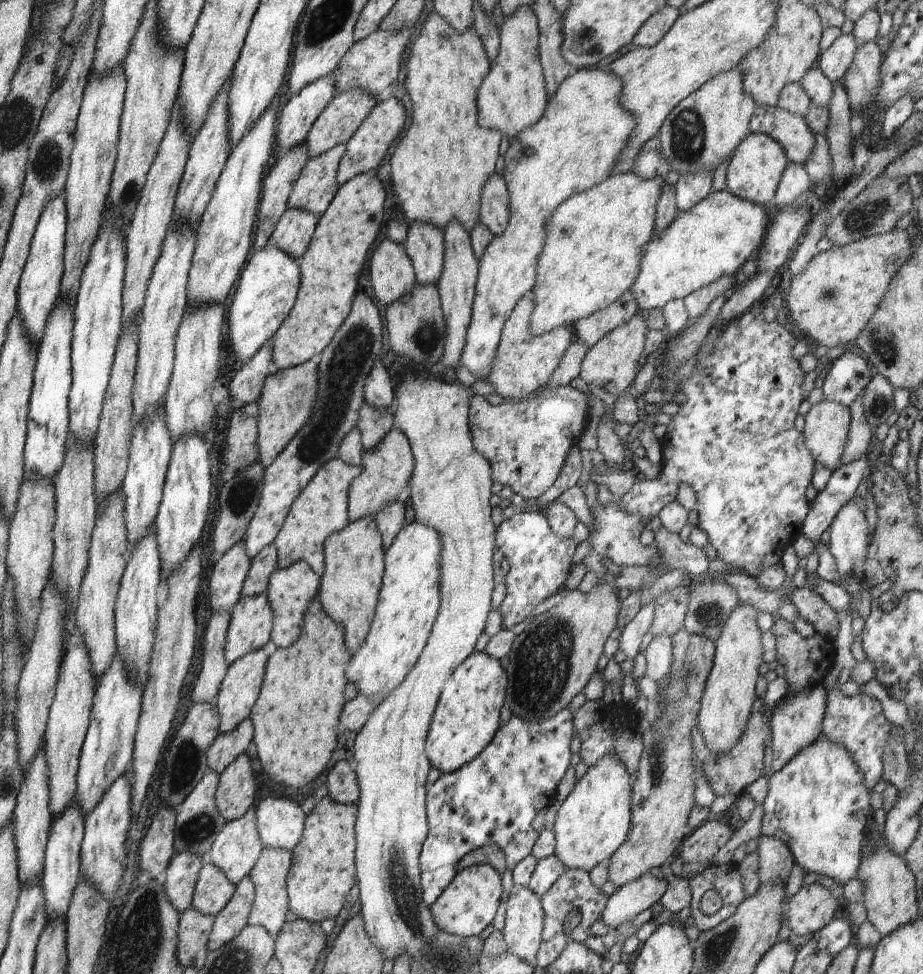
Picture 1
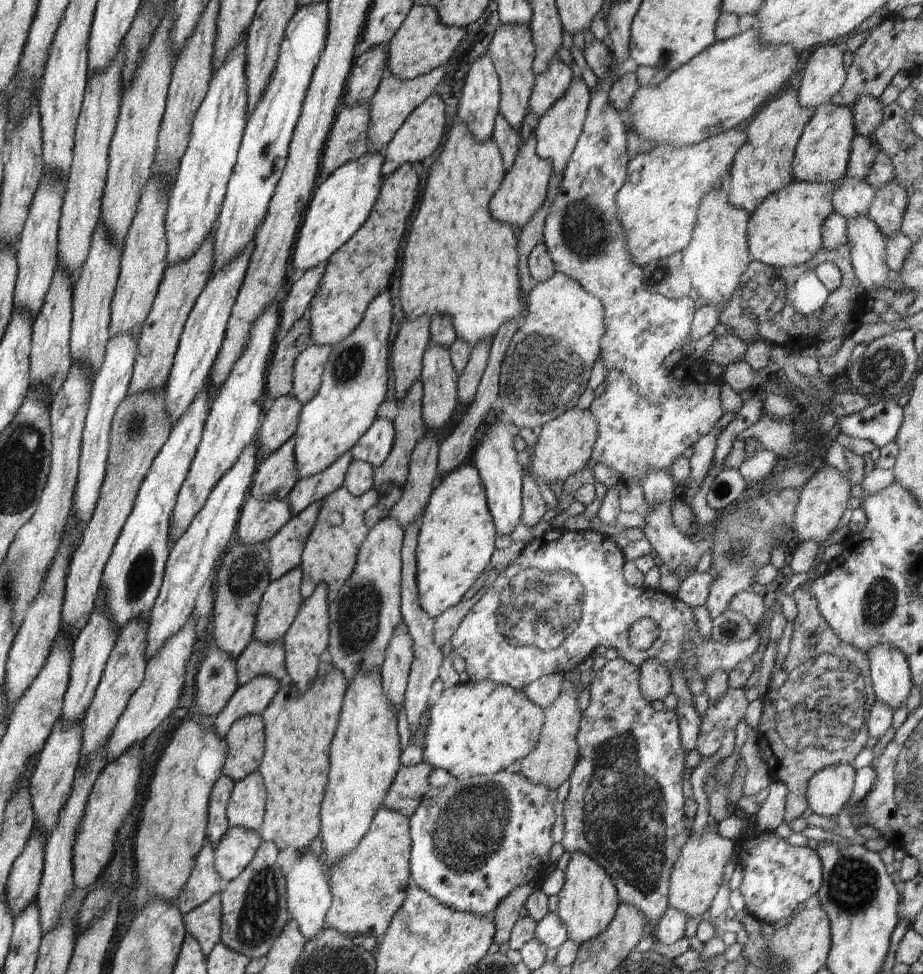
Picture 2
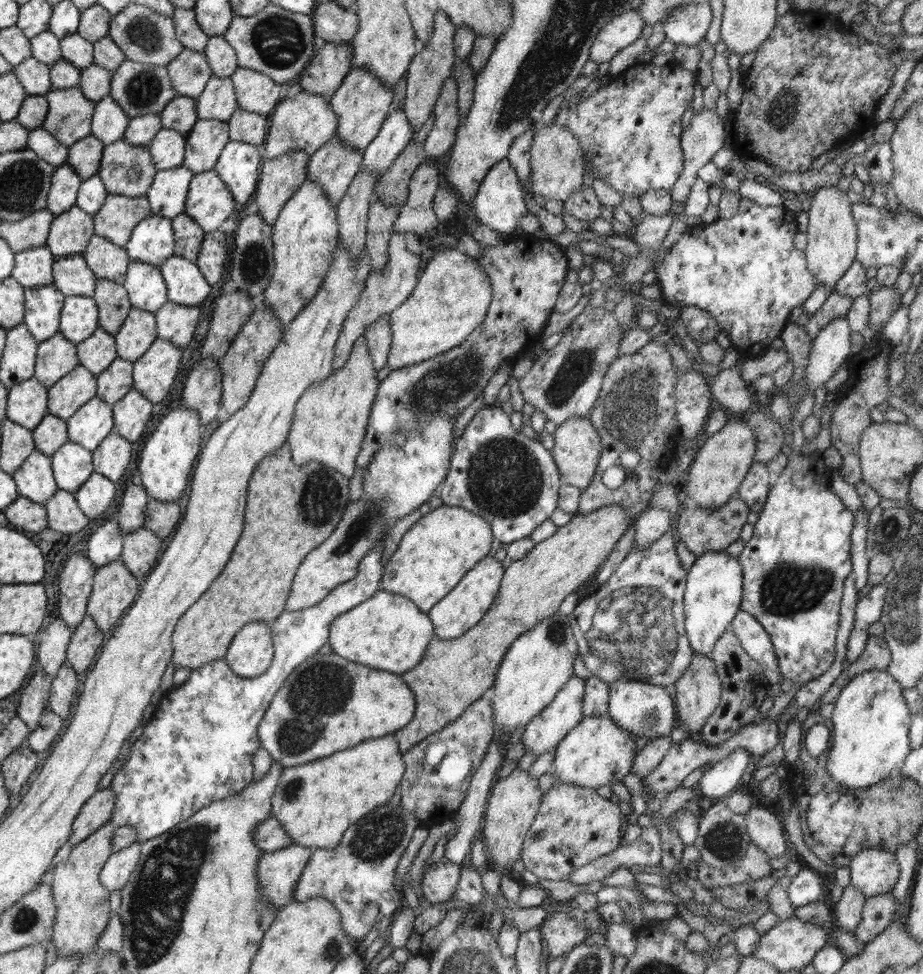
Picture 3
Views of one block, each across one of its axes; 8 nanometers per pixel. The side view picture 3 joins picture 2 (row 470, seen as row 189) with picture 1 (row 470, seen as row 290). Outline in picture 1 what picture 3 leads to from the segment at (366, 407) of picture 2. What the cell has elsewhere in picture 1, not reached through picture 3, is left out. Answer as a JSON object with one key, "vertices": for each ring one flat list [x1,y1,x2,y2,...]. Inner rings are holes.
{"vertices":[[360,289,353,298,346,320,319,355,317,399,312,416,276,460,264,469,261,499,243,536,245,551,251,560,275,541,294,499,321,466,337,457,342,439,356,428,359,410,365,401,365,380,383,352,382,336,382,316,372,299]]}

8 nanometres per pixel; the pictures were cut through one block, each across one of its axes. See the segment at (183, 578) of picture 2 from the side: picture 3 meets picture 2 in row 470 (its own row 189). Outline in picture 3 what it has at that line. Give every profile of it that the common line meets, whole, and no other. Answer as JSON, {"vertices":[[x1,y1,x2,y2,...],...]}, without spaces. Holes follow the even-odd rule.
{"vertices":[[243,141,228,142,213,168,240,208,256,190,263,164,259,148]]}

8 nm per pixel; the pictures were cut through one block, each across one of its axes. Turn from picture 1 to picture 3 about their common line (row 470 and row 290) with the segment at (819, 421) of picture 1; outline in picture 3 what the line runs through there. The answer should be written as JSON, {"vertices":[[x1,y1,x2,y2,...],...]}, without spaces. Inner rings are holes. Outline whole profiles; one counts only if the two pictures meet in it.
{"vertices":[[835,185,820,187,811,198,809,223,807,226,806,255,807,267,820,284,826,284,834,293,836,284,855,260,857,253,857,224,851,211,851,203,846,193]]}

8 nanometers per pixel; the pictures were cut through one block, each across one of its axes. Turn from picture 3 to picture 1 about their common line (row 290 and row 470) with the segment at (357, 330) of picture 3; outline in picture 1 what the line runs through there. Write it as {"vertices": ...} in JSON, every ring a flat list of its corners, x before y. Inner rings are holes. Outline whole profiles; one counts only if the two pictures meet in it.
{"vertices":[[390,429,377,444,377,447,374,447,371,451,364,450,360,464,363,471,360,473,360,476,352,480,348,493,347,513,350,522,365,517,366,515,375,516,379,508,383,507,386,503,398,500,404,501,408,492,407,484,411,479,414,463,415,458,413,457,407,436,404,436,404,433,398,429]]}

